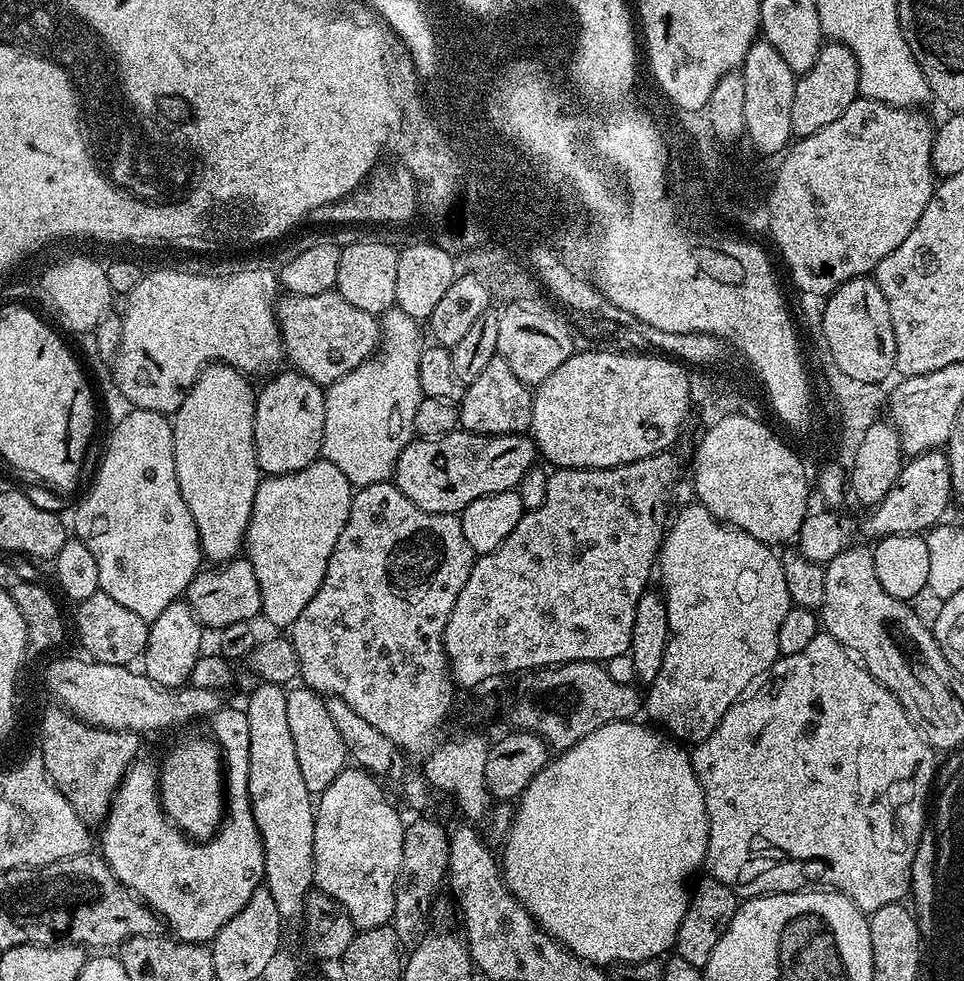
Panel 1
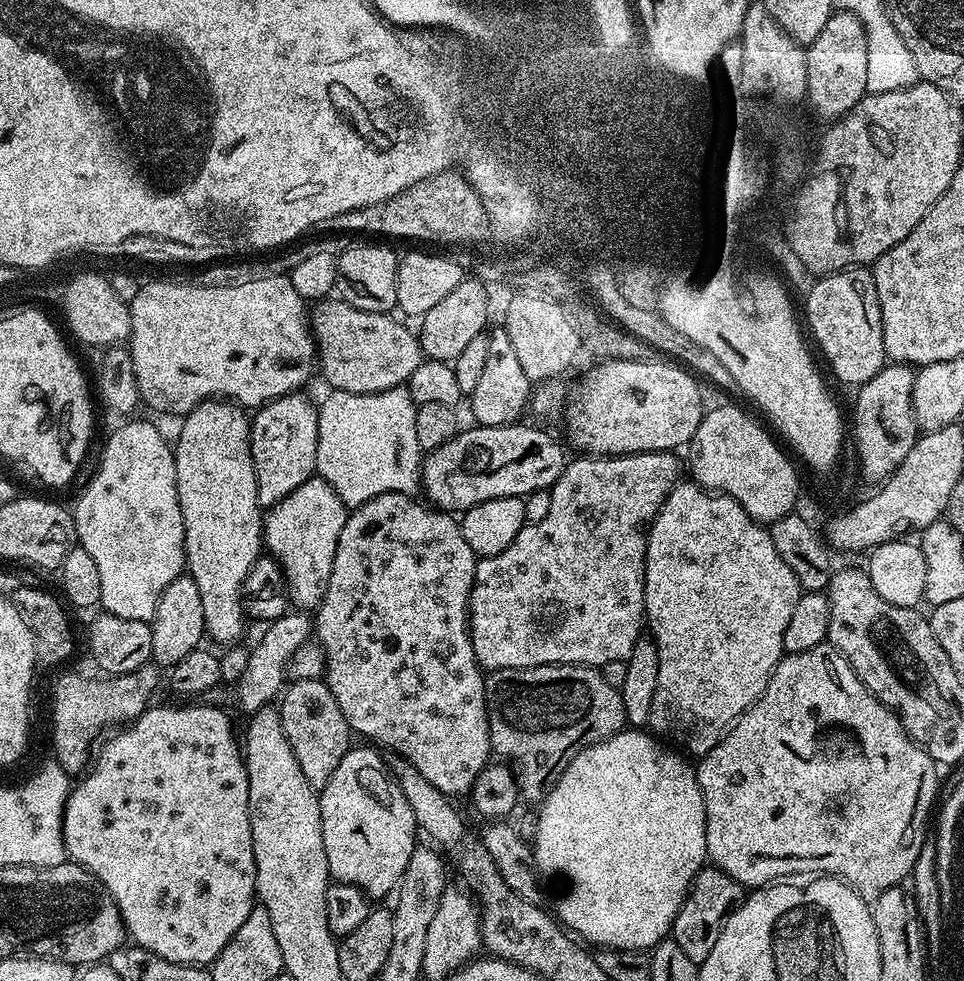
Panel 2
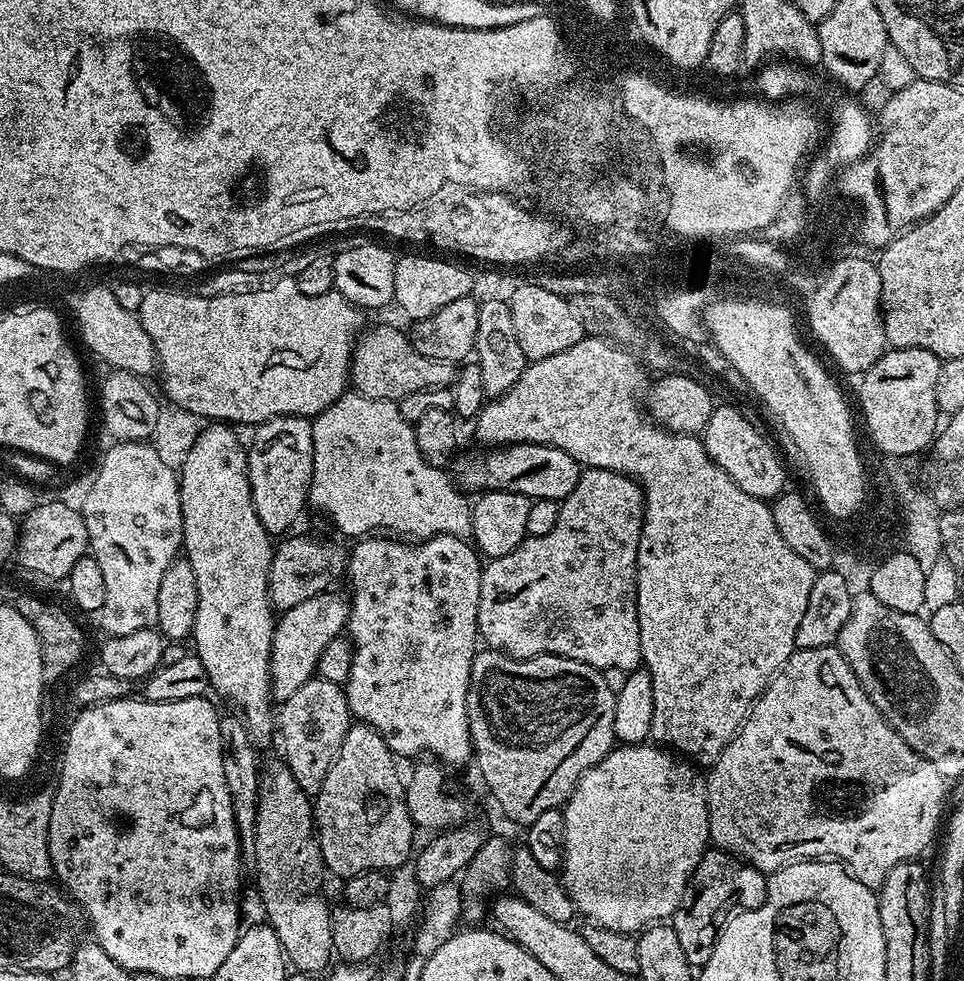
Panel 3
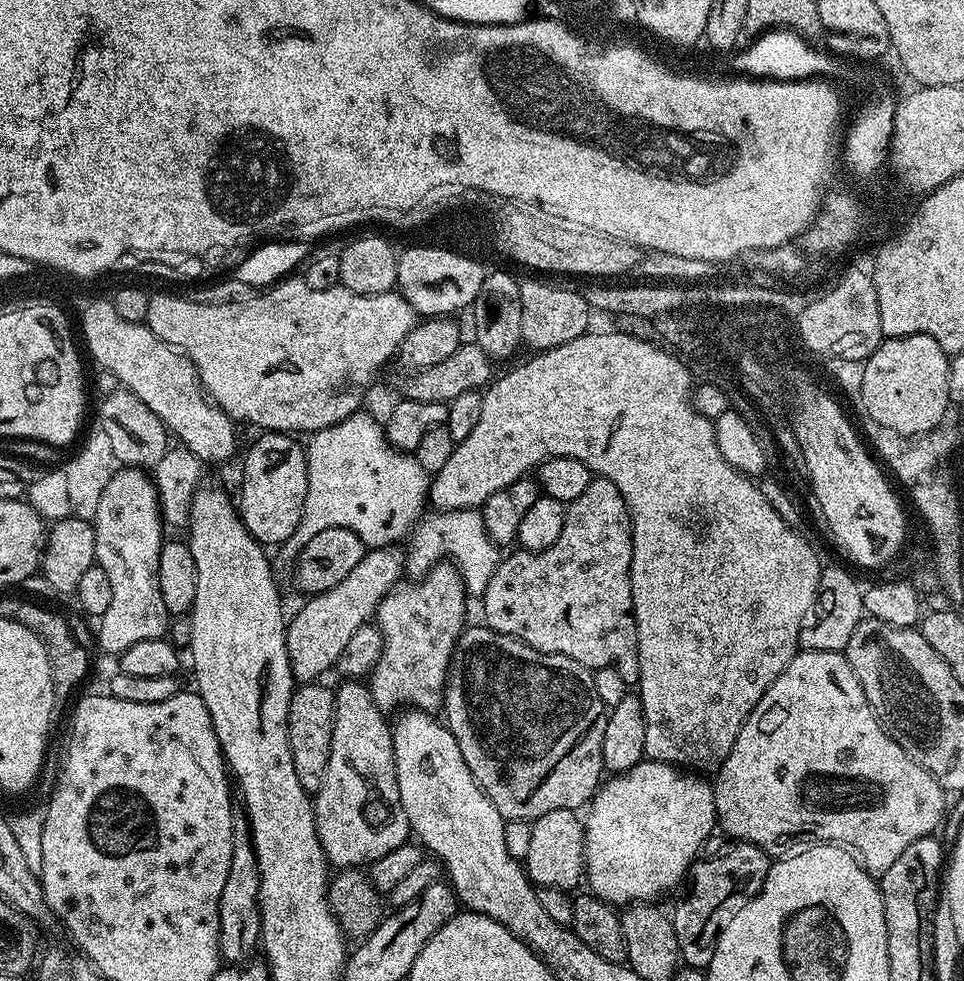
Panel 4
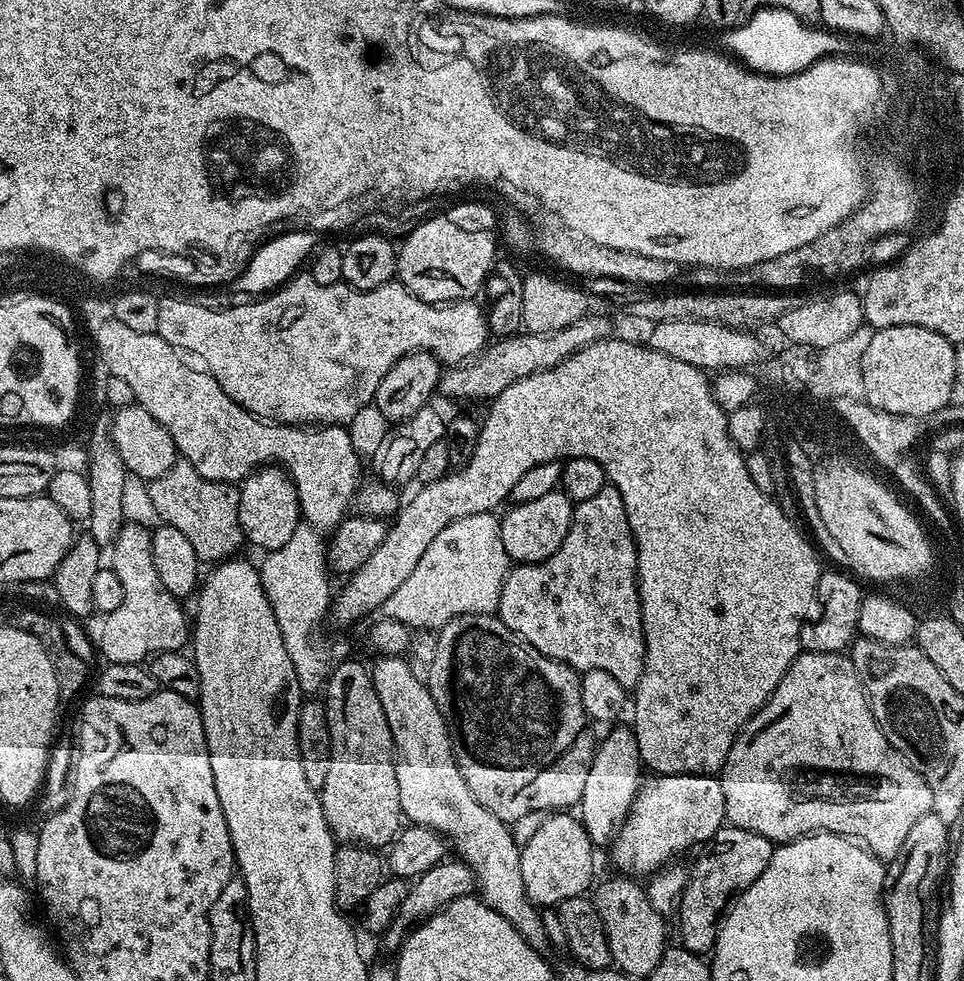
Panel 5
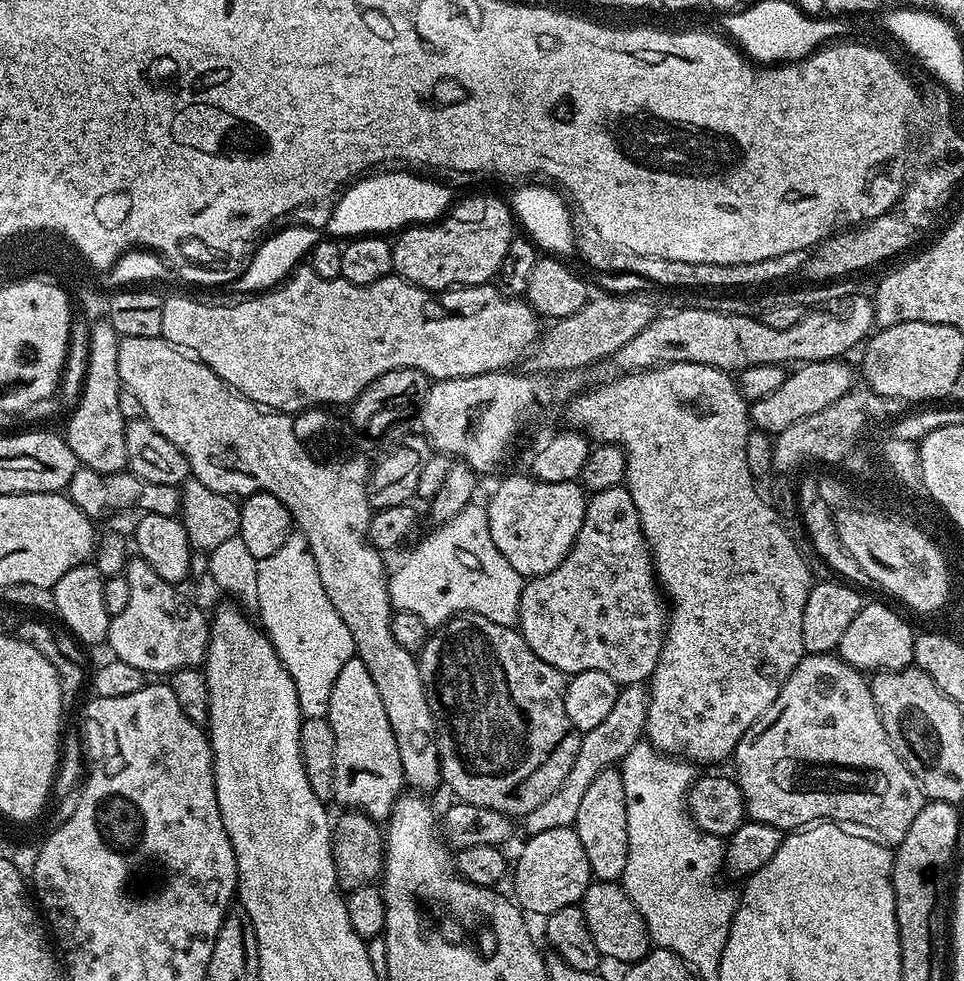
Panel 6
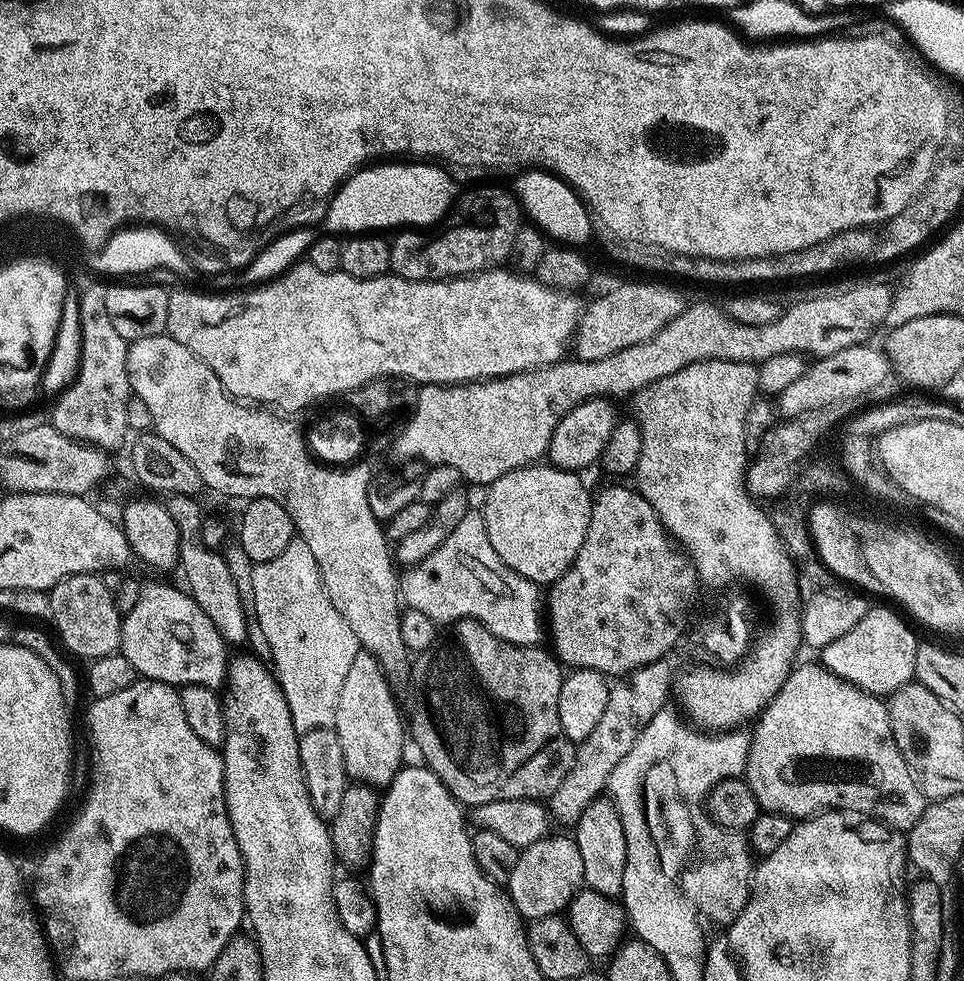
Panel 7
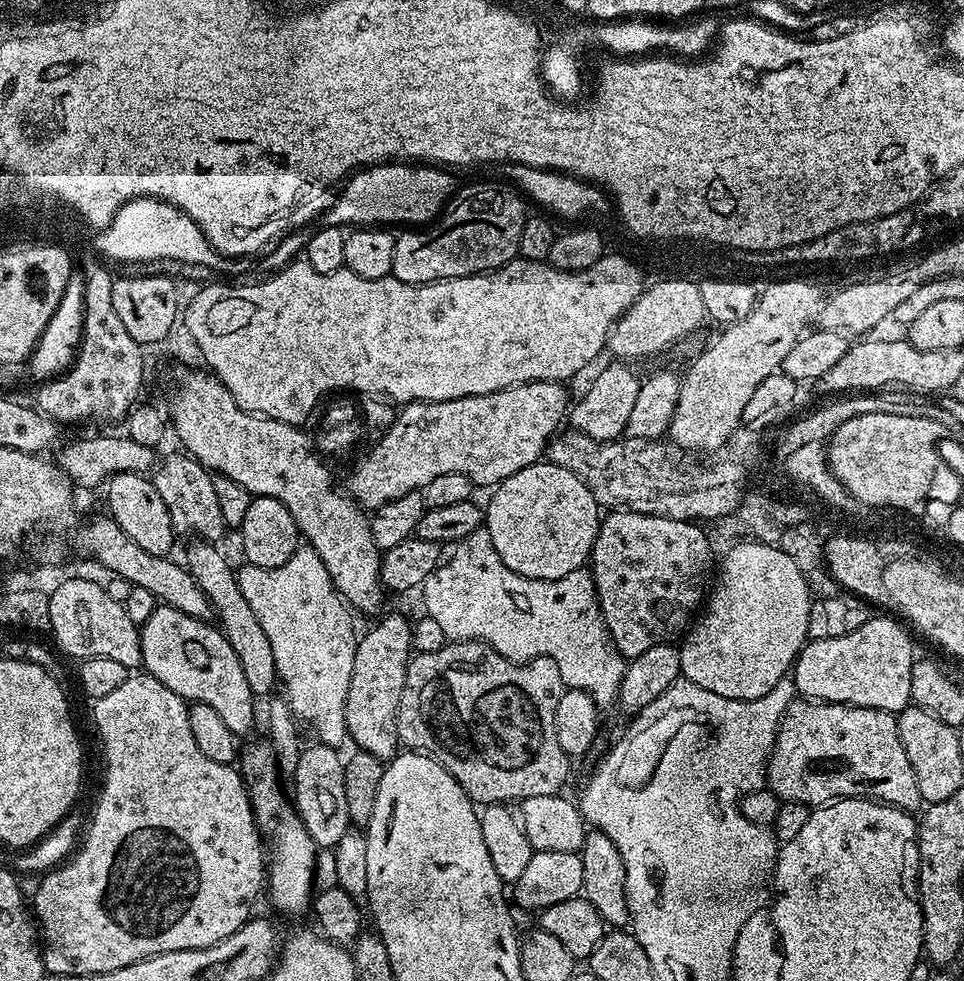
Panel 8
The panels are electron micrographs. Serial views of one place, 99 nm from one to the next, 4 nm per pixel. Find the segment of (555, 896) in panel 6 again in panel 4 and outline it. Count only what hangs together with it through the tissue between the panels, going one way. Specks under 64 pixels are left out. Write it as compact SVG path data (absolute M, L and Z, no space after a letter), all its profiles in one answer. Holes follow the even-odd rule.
M550 810L550 814L542 814L542 818L531 821L530 850L522 858L524 871L528 879L537 889L560 888L572 890L576 883L581 883L585 875L584 867L584 826L581 817L573 810Z

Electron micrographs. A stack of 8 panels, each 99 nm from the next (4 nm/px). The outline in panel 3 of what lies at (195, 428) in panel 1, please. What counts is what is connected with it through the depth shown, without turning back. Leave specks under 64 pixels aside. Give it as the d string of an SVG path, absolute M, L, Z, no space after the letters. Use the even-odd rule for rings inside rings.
M212 422L201 427L197 440L190 448L190 452L178 469L178 483L180 486L180 509L182 510L182 530L184 531L184 542L182 545L183 555L194 566L194 578L198 578L198 610L196 621L192 627L191 643L196 643L194 654L206 666L208 683L211 691L217 692L224 700L229 700L243 715L245 726L252 740L257 745L264 744L273 739L274 736L274 701L272 699L272 630L274 627L274 609L268 600L268 571L272 561L272 550L274 547L273 537L258 522L258 514L254 510L254 502L250 494L250 478L248 477L248 454L245 445L240 445L236 437L237 429L224 422Z

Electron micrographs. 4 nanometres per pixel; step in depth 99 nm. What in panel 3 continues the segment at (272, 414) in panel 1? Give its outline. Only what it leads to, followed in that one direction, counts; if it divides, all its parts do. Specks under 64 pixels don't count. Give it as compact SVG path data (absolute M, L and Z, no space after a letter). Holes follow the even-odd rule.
M279 416L255 425L252 445L247 445L250 494L258 522L273 538L280 538L308 504L308 491L314 470L312 420L306 416Z

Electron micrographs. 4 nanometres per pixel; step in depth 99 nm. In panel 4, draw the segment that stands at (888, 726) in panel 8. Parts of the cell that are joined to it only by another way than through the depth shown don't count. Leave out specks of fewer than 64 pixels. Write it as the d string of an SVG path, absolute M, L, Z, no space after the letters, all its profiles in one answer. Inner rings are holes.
M797 651L795 658L784 667L782 674L778 674L778 678L774 678L766 694L762 694L758 706L754 706L754 710L740 727L740 733L726 762L722 762L722 766L715 773L712 793L716 807L716 822L723 835L733 840L745 840L756 844L772 858L789 855L797 846L838 844L855 853L864 869L877 878L884 876L886 870L894 866L894 861L902 854L902 850L906 850L906 846L910 846L910 842L918 842L918 838L933 835L941 827L946 813L944 789L925 768L918 766L918 762L910 758L910 754L906 754L906 750L902 750L902 746L898 746L898 742L894 742L892 736L888 735L888 731L874 714L844 652Z

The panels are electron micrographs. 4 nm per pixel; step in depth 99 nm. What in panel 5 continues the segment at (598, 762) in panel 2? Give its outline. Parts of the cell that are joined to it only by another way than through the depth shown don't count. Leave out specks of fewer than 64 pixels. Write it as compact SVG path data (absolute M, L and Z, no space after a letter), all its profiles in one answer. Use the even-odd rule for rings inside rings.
M661 776L655 777L656 784L645 783L636 793L636 801L628 811L624 825L617 832L615 840L610 845L612 860L616 863L615 871L627 874L632 878L651 877L661 871L665 866L671 865L672 860L679 852L687 848L695 849L703 846L713 839L719 828L725 827L724 811L726 810L726 798L722 794L722 786L716 776Z

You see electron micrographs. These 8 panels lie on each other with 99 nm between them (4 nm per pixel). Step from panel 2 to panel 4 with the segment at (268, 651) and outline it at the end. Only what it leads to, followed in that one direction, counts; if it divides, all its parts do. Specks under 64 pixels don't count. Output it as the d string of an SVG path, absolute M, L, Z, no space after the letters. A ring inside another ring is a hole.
M376 546L376 549L365 551L362 562L338 582L325 592L318 592L307 597L308 600L296 613L291 613L290 619L286 624L286 650L290 658L290 670L293 677L300 682L316 682L321 679L323 672L332 672L338 662L338 654L348 643L350 637L358 630L358 626L369 623L375 617L376 608L382 602L382 598L390 591L394 584L401 583L405 575L405 553L398 550L396 546Z

